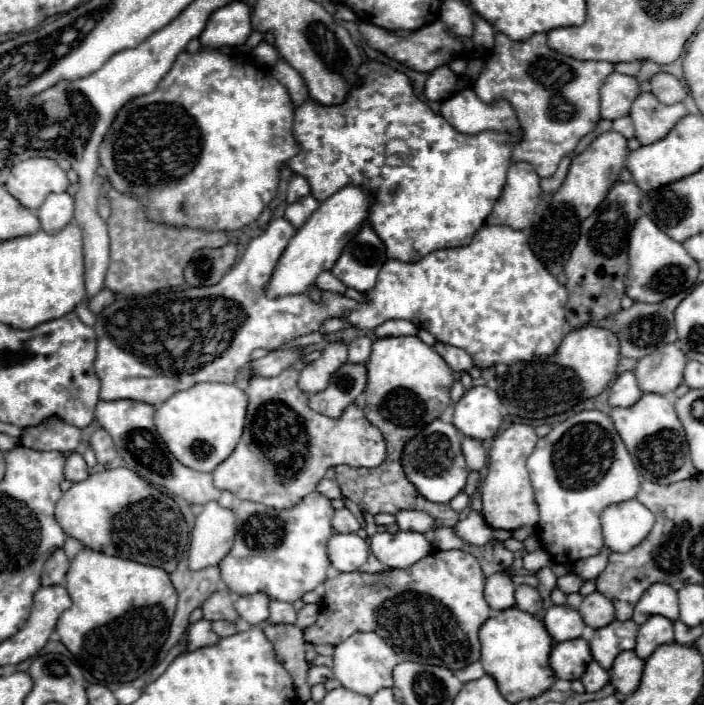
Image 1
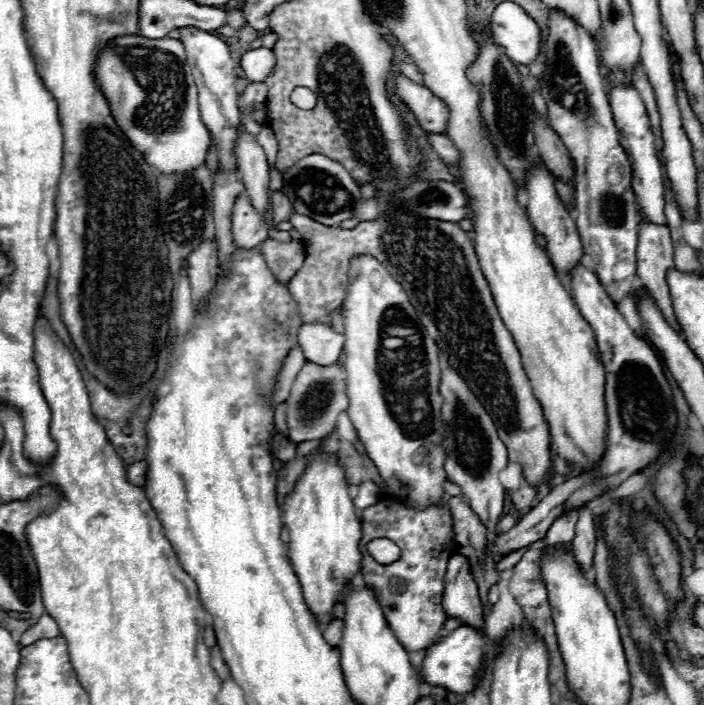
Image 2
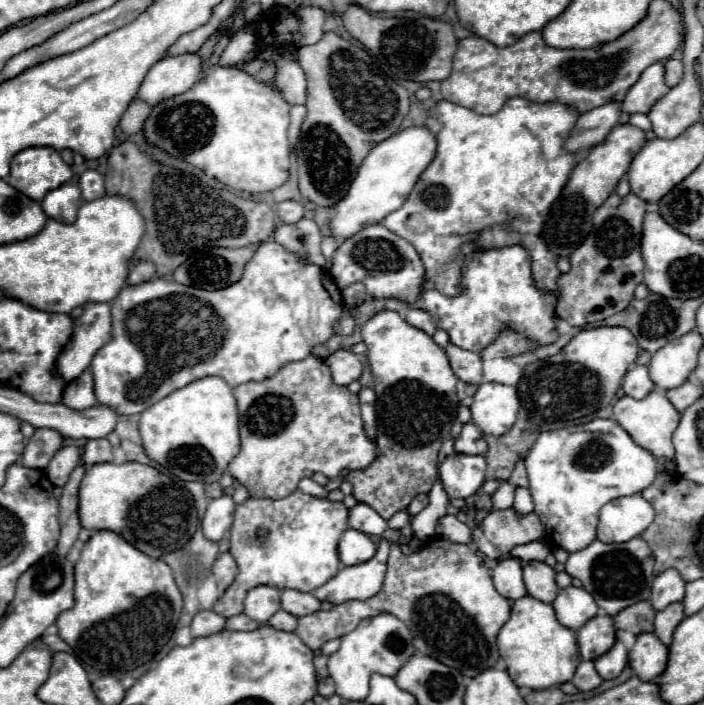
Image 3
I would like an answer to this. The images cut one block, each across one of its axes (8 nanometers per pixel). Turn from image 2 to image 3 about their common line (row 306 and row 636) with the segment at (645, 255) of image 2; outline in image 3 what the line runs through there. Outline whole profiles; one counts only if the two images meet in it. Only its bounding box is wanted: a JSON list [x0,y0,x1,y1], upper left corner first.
[654,602,684,644]

